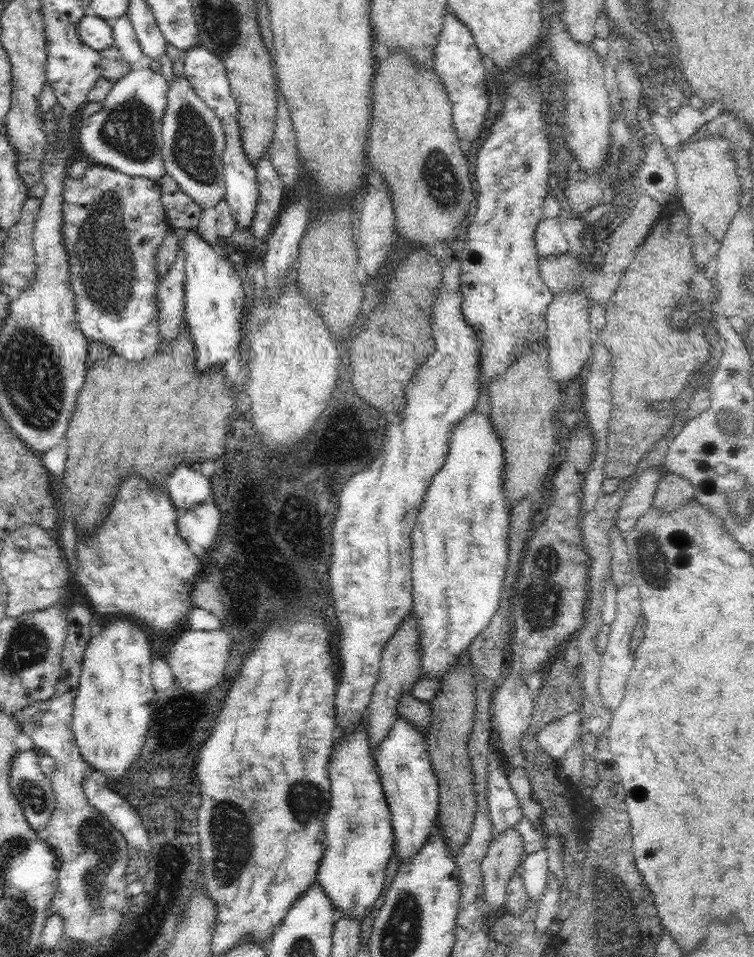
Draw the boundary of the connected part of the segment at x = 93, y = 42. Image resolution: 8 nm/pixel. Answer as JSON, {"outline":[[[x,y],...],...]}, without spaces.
{"outline":[[[96,14],[84,15],[76,31],[84,43],[98,52],[114,45],[111,22]]]}

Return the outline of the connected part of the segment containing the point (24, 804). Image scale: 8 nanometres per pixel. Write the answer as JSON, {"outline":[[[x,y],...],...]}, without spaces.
{"outline":[[[35,748],[16,752],[10,770],[10,786],[30,827],[42,835],[56,809],[56,798],[51,777],[40,770],[40,756]]]}

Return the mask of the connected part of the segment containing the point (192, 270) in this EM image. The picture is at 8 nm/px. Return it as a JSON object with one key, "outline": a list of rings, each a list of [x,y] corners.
{"outline":[[[197,231],[188,232],[180,240],[180,245],[186,262],[185,324],[196,345],[198,371],[206,373],[212,367],[224,367],[230,358],[240,353],[239,346],[245,336],[243,321],[247,311],[244,289],[234,256],[226,259],[218,254]]]}

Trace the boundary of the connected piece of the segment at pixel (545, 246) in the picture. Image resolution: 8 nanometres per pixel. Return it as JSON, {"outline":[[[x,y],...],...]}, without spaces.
{"outline":[[[554,213],[543,216],[536,226],[535,243],[540,256],[555,257],[568,253],[568,242]]]}

